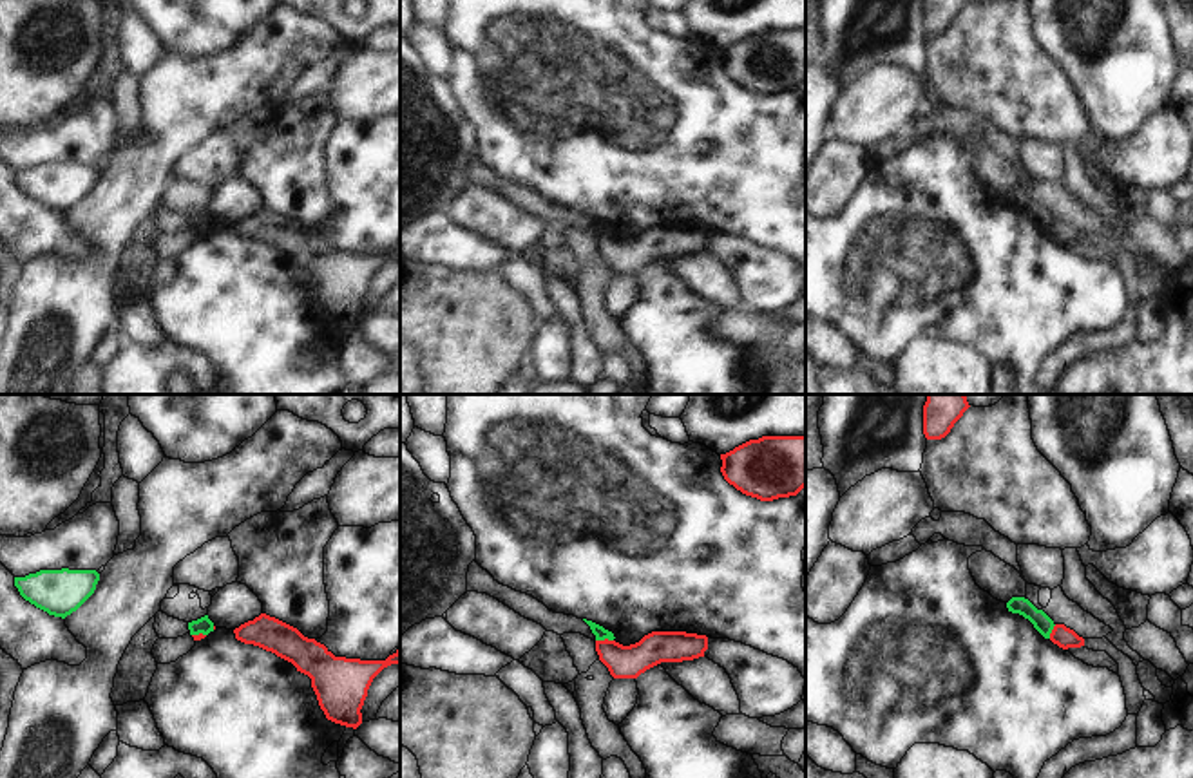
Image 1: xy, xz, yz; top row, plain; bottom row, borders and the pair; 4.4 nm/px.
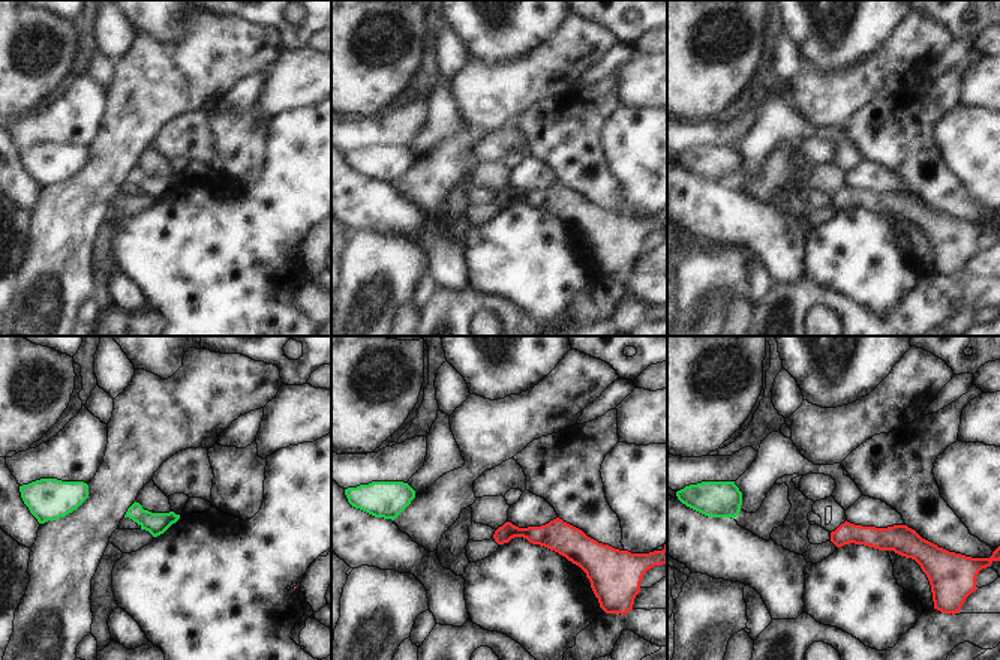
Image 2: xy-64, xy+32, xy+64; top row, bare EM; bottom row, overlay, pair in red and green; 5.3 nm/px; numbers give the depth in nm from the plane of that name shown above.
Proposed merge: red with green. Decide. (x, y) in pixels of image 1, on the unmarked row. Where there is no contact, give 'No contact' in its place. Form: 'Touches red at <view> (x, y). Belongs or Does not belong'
Touches red at xz (605, 234). Does not belong

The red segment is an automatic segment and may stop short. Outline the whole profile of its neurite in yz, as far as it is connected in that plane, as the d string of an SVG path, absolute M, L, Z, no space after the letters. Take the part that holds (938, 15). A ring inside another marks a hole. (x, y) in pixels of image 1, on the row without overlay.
M923 0L925 33L945 33L969 2L970 0Z

